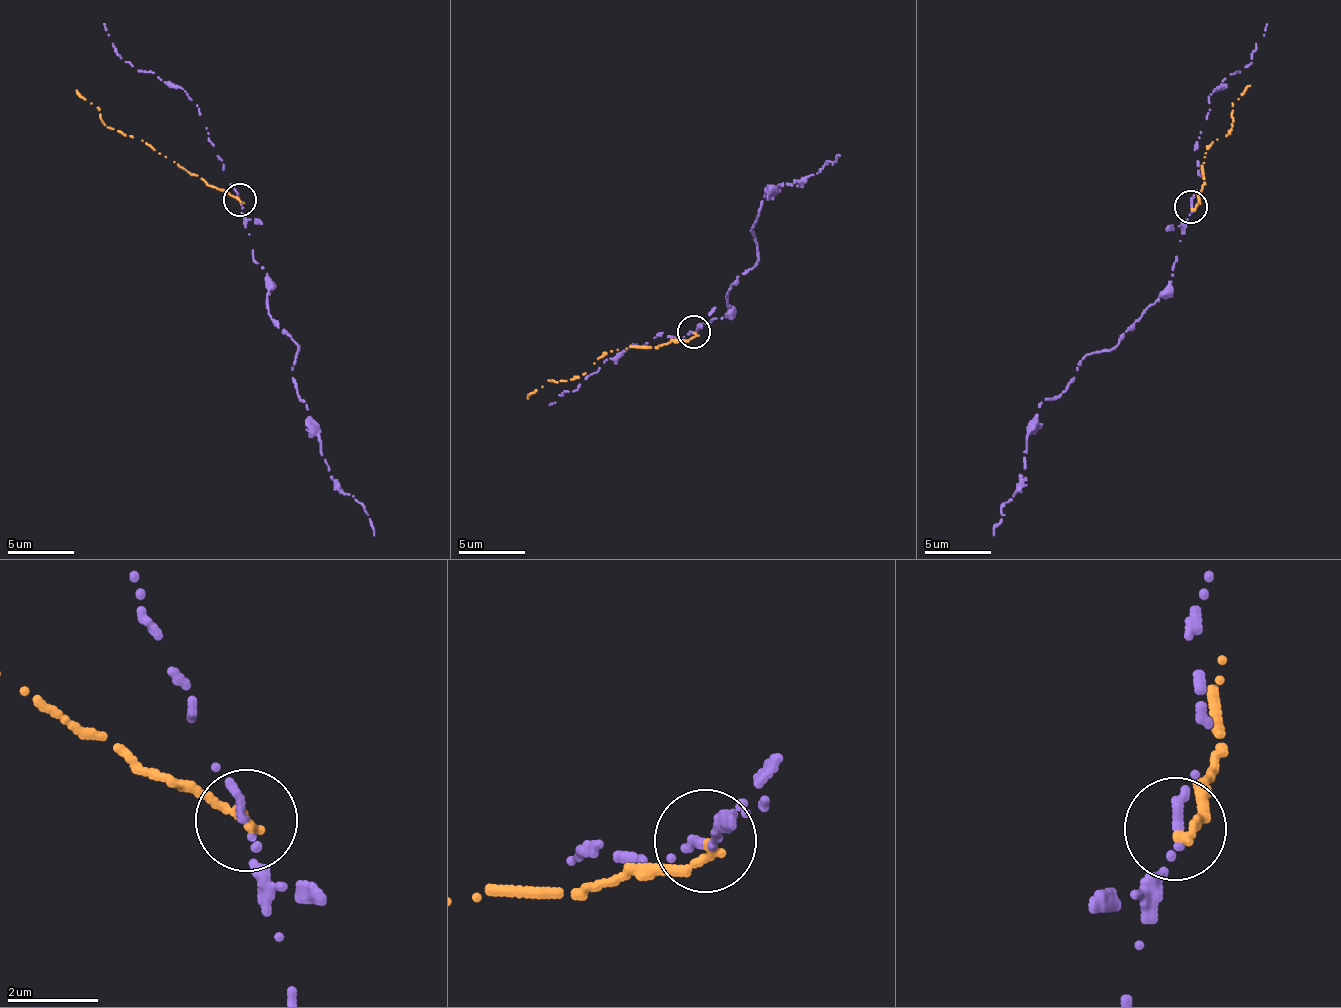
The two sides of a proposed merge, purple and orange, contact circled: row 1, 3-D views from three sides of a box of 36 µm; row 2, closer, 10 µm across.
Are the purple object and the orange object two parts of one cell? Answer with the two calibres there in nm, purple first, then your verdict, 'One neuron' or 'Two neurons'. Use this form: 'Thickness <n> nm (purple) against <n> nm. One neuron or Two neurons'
Thickness 240 nm (purple) against 200 nm. Two neurons

